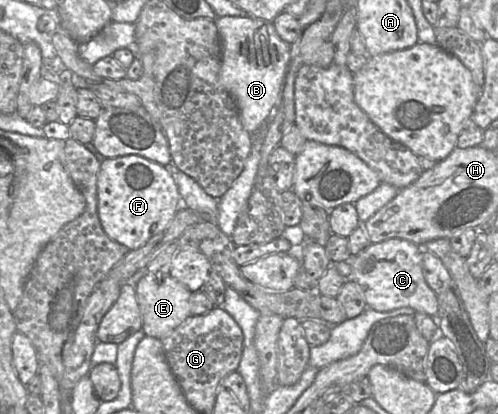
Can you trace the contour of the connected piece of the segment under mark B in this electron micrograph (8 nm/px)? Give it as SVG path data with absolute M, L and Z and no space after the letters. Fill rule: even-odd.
M251 16L215 19L222 49L220 81L233 97L244 129L259 131L273 115L291 58L291 44L278 35L273 22Z

